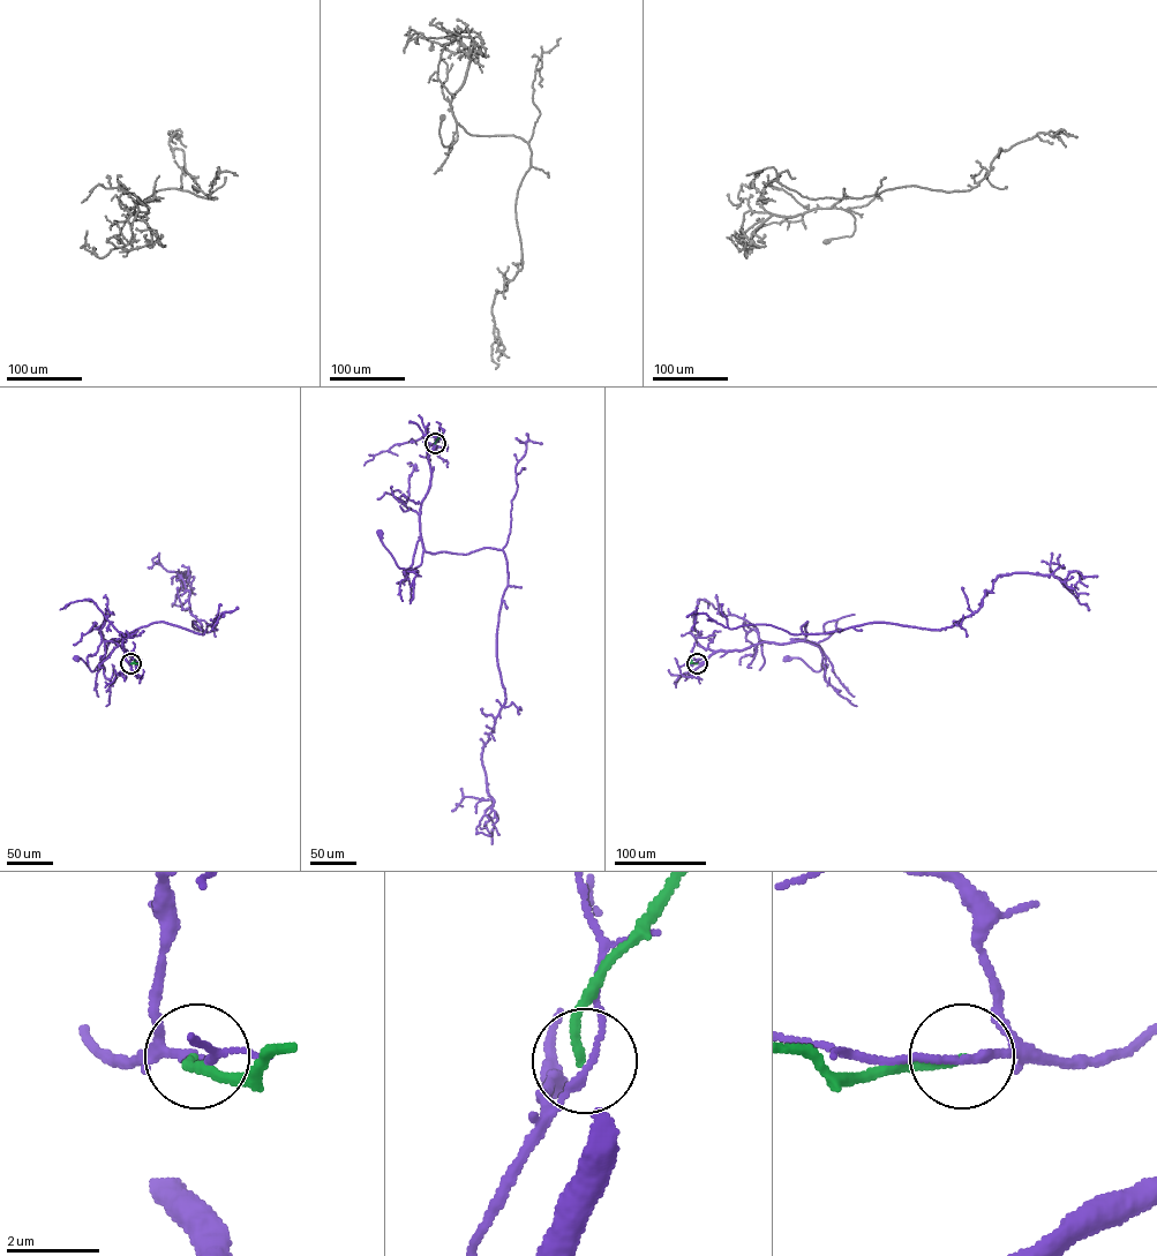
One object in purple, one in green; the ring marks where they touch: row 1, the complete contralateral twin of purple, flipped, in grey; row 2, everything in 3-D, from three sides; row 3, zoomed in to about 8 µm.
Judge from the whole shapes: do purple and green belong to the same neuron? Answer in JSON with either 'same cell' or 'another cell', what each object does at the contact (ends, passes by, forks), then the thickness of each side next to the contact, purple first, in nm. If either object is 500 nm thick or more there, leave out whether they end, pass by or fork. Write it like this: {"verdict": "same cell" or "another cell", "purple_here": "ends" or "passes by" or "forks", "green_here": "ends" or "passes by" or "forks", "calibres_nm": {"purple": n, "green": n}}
{"verdict": "another cell", "purple_here": "passes by", "green_here": "ends", "calibres_nm": {"purple": 150, "green": 170}}

